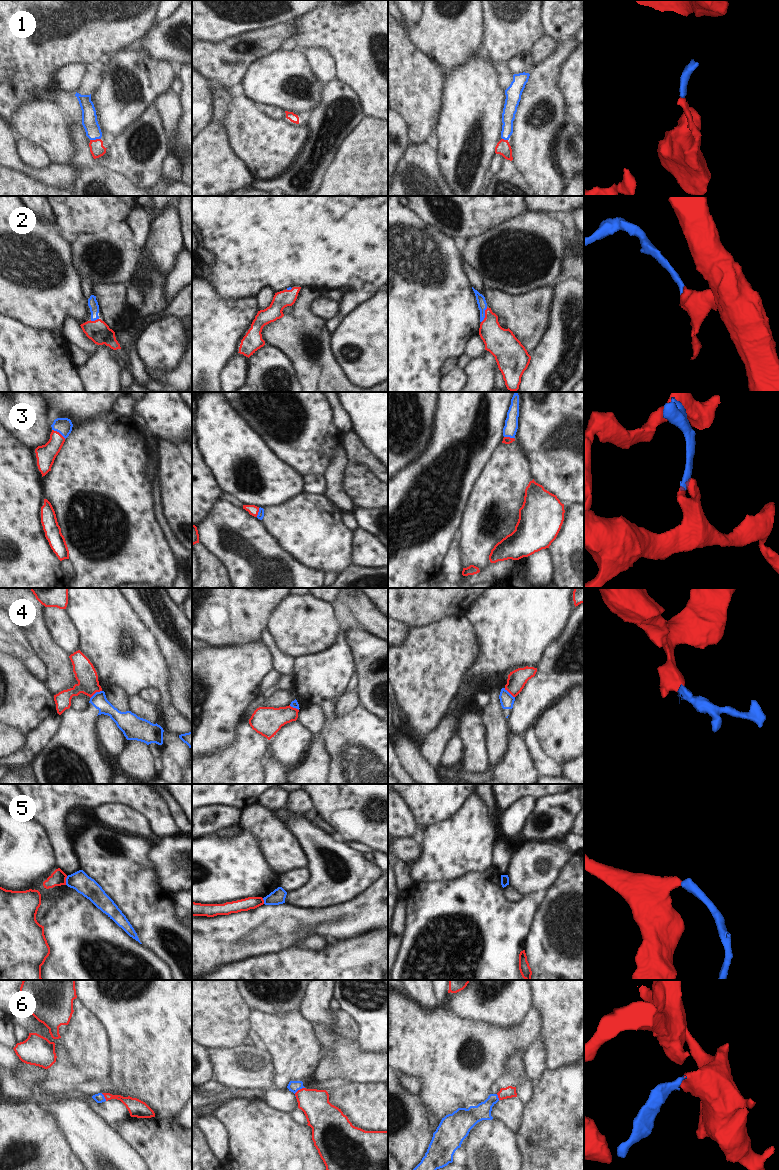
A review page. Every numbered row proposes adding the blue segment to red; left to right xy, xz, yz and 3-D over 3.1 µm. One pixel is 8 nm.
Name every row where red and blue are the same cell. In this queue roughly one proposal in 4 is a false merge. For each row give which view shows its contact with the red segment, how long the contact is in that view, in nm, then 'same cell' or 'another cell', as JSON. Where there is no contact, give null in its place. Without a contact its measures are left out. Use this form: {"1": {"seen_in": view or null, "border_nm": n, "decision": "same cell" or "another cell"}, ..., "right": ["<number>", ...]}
{"1": {"seen_in": "xy", "border_nm": 90, "decision": "same cell"}, "2": {"seen_in": "yz", "border_nm": 140, "decision": "same cell"}, "3": {"seen_in": "xy", "border_nm": 130, "decision": "same cell"}, "4": {"seen_in": "xy", "border_nm": 120, "decision": "another cell"}, "5": {"seen_in": "xy", "border_nm": 70, "decision": "another cell"}, "6": {"seen_in": "xz", "border_nm": 100, "decision": "same cell"}, "right": ["1", "2", "3", "6"]}

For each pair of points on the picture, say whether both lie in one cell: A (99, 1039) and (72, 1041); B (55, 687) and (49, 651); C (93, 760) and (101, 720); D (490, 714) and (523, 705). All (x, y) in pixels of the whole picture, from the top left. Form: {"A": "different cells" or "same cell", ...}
{"A": "same cell", "B": "same cell", "C": "different cells", "D": "different cells"}

